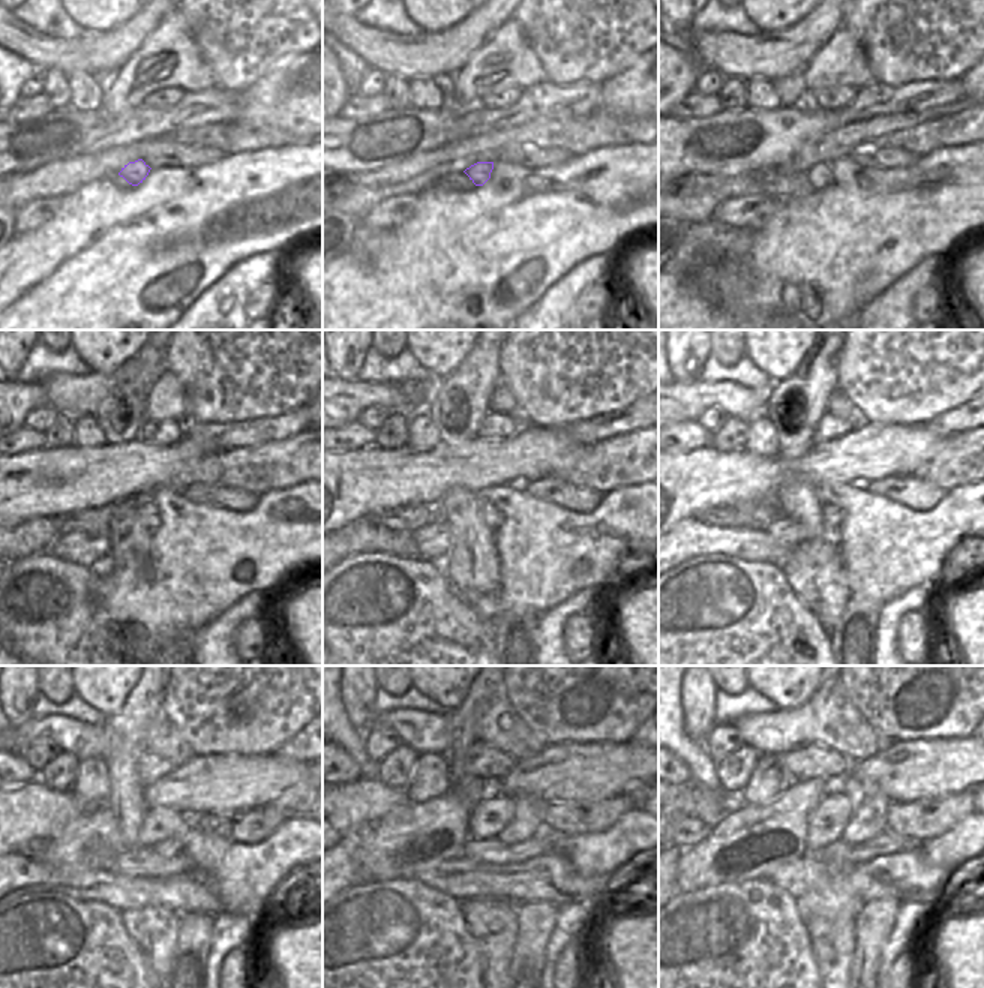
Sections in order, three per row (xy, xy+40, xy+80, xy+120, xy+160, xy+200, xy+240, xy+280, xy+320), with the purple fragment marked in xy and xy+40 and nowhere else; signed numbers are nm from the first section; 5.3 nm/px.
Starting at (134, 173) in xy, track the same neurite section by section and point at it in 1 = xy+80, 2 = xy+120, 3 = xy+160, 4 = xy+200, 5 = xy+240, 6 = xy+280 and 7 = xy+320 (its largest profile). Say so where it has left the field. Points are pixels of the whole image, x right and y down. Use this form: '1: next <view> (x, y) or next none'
1: next xy+80 (819, 176)
2: next xy+120 (149, 511)
3: next xy+160 (492, 517)
4: next xy+200 (833, 516)
5: next xy+240 (170, 847)
6: next xy+280 (528, 811)
7: next xy+320 (869, 805)

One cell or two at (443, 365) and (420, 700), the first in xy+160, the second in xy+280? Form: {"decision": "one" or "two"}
{"decision": "two"}

